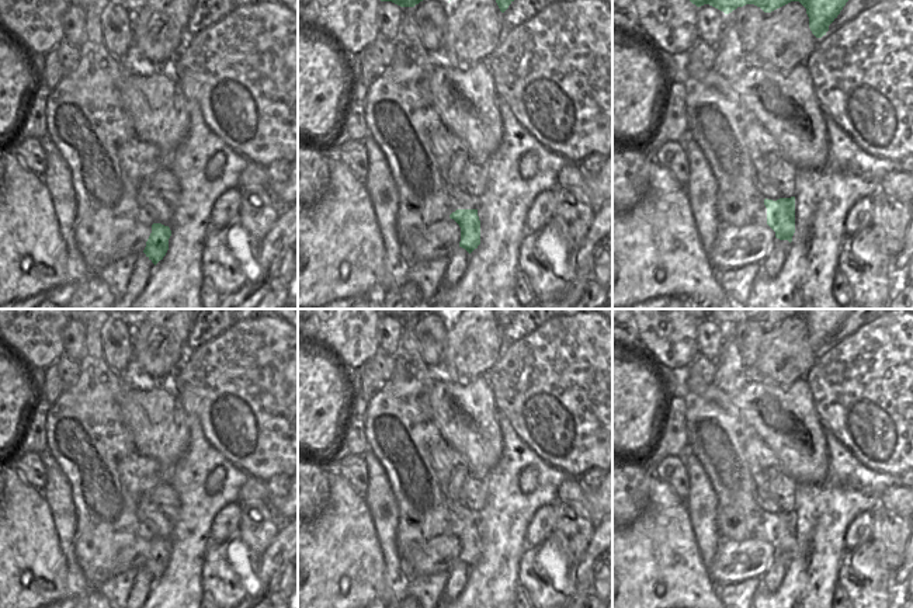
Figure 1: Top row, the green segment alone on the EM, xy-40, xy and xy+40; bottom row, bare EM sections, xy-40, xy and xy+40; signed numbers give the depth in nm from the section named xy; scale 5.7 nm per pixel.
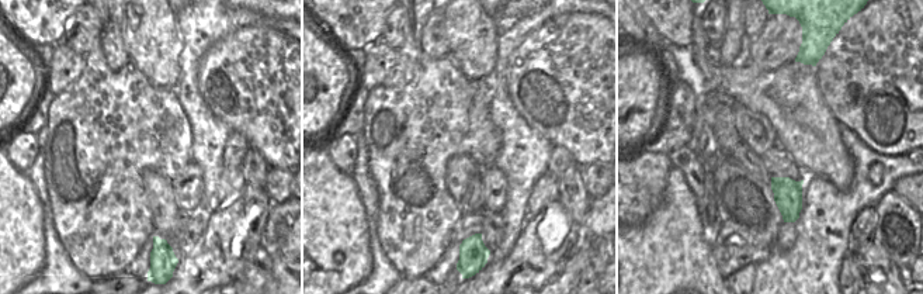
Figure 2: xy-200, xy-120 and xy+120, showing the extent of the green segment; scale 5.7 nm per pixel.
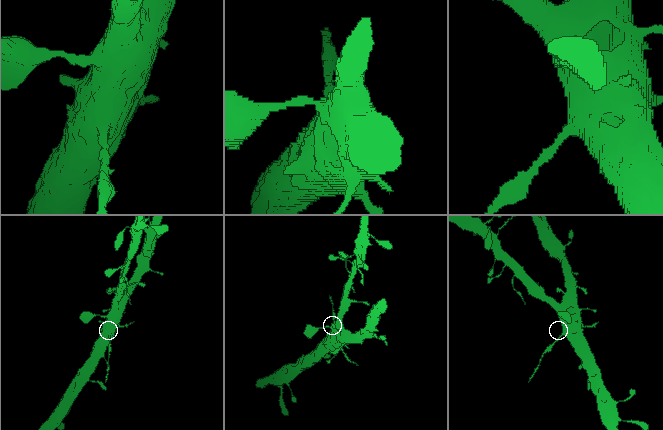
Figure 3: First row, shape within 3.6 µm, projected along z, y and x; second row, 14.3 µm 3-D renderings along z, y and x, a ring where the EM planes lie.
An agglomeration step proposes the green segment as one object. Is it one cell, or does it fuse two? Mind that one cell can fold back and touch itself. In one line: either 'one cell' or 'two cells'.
two cells

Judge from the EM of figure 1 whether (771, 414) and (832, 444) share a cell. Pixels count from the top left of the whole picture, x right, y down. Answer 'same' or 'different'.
different

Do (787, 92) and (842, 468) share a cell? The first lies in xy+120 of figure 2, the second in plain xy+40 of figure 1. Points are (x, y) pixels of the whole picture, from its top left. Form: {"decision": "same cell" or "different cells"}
{"decision": "different cells"}

